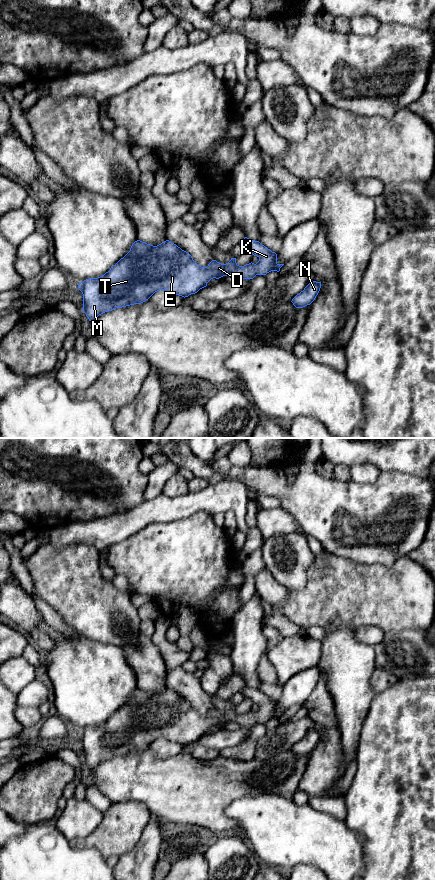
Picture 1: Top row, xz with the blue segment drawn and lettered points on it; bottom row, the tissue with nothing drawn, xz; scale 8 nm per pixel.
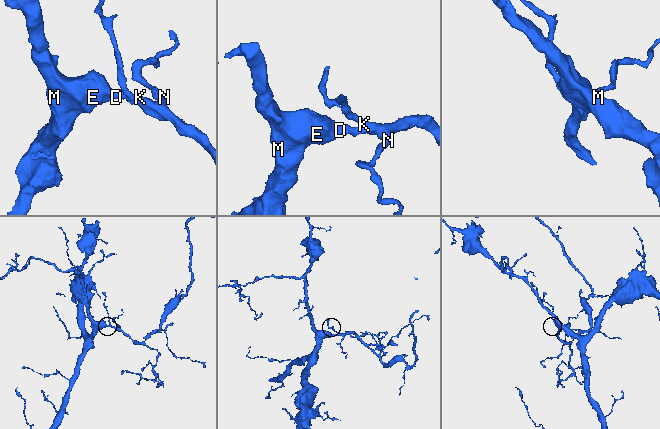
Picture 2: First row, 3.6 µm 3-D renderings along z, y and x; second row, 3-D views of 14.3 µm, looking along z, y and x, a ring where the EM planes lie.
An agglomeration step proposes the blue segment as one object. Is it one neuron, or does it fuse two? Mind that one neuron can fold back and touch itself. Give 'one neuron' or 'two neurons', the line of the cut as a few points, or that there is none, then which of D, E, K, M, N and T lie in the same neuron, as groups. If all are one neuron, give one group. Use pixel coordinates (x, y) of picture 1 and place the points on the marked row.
one neuron | no cut | D E K M N T

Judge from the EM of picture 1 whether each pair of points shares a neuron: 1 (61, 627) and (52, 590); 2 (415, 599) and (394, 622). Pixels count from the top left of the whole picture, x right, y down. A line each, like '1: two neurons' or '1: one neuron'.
1: two neurons
2: one neuron

